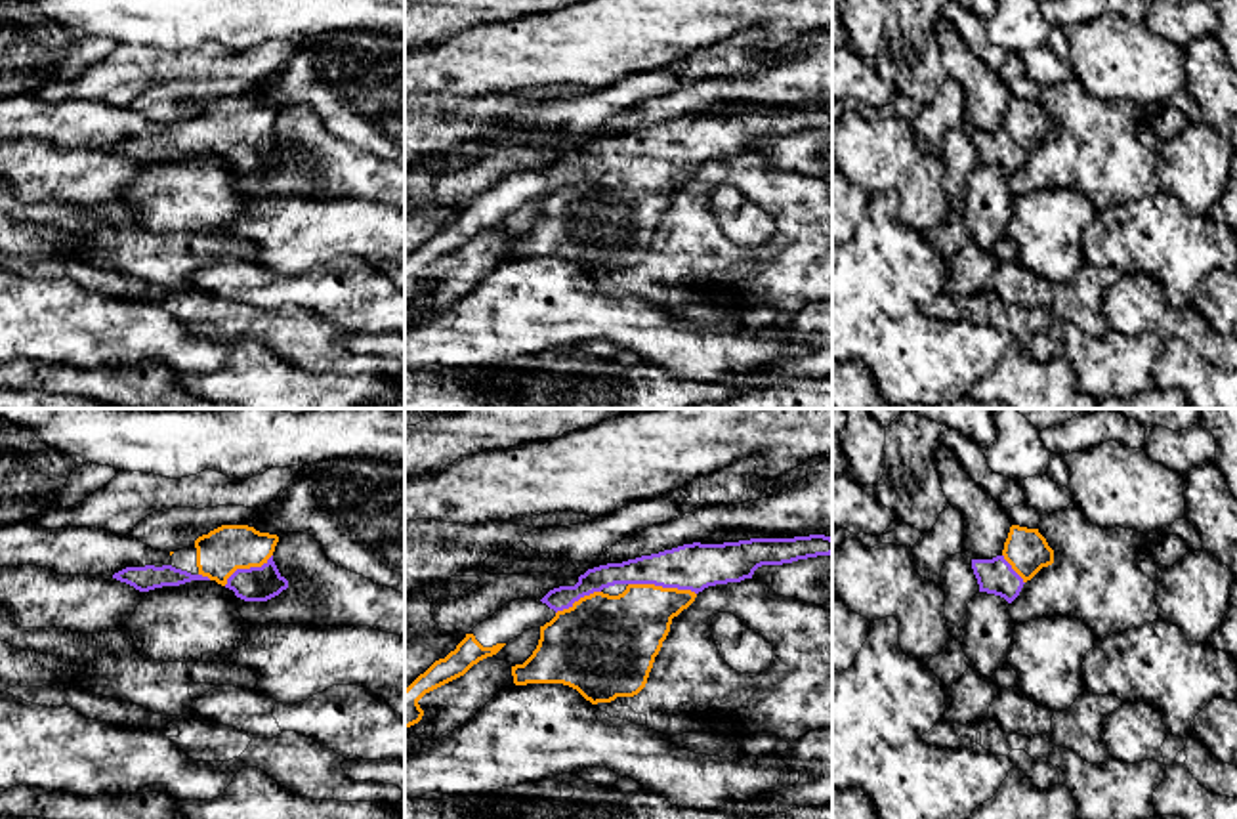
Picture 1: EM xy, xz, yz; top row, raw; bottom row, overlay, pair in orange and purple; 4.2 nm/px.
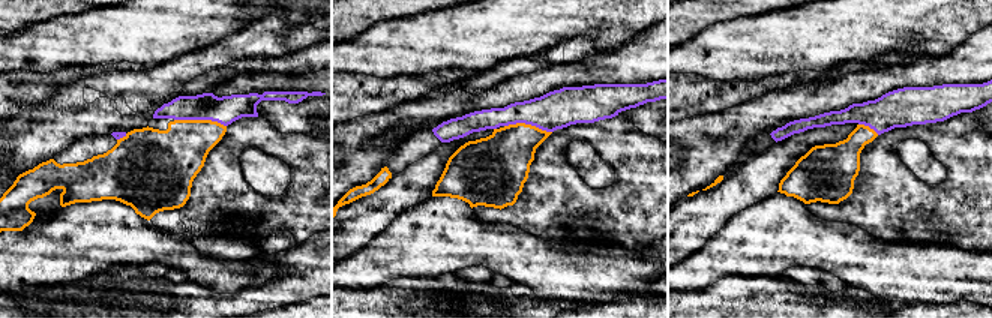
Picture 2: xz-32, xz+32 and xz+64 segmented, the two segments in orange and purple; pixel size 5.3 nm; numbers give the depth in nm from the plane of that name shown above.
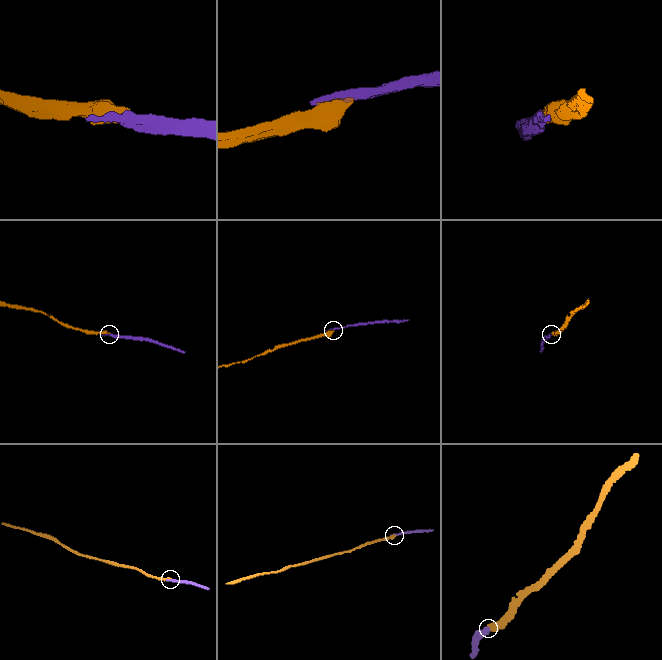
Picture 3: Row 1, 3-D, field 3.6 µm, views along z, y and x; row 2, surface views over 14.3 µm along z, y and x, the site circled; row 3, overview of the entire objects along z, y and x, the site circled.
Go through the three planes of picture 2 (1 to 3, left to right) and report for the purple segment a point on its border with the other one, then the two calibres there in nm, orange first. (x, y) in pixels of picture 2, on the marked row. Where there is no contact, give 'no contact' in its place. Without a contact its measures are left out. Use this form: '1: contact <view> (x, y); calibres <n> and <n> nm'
1: contact xz-32 (200, 120); calibres 320 and 150 nm
2: contact xz+32 (529, 125); calibres 300 and 200 nm
3: contact xz+64 (868, 126); calibres 220 and 200 nm

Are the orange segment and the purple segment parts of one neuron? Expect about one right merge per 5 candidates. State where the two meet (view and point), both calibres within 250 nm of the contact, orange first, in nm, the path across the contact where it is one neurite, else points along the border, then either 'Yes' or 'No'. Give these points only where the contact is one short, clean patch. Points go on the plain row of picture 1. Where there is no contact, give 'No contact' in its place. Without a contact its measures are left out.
Touches orange at xz (661, 159). Thickness 320 nm (orange) against 190 nm. Yes

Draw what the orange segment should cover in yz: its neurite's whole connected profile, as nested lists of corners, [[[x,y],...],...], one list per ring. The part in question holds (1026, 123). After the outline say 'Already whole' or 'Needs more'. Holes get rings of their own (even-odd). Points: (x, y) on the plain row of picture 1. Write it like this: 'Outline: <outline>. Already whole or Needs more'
Outline: [[[1012,97],[1002,126],[993,132],[972,132],[972,141],[979,164],[1000,168],[1012,176],[1023,157],[1052,136],[1054,122],[1038,101]]]. Needs more

